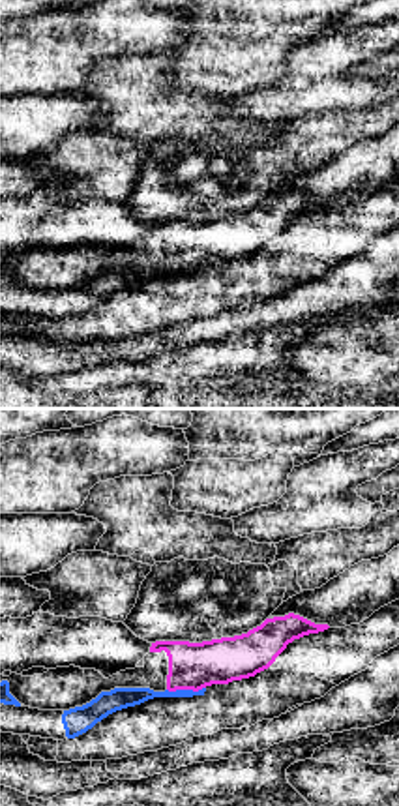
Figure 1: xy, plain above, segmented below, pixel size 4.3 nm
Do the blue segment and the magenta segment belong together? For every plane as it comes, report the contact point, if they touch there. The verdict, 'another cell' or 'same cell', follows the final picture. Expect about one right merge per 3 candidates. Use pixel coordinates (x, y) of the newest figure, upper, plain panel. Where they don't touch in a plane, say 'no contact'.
meets blue at (186, 270)

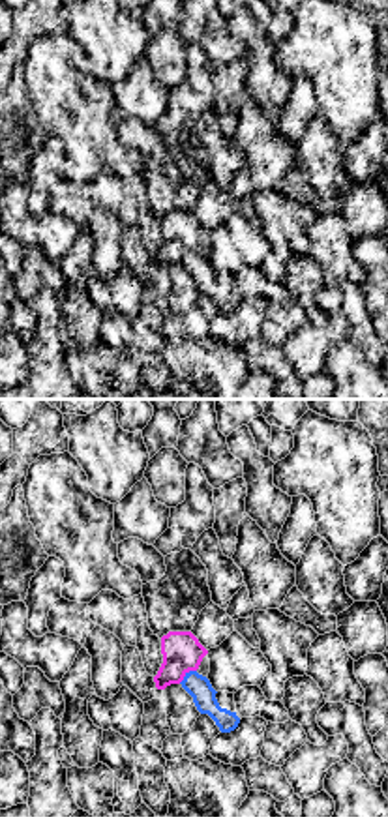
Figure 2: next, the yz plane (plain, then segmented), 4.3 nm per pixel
meets blue at (186, 255)

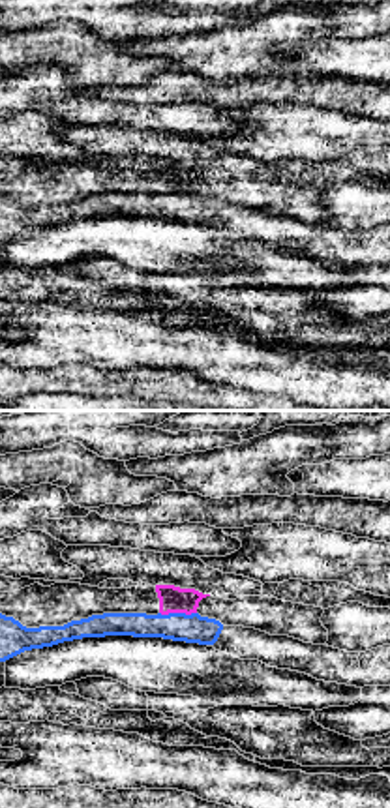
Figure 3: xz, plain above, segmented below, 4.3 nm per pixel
meets blue at (179, 194)

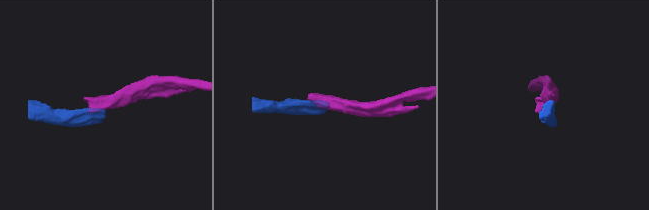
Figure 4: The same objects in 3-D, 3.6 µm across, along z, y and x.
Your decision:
another cell

